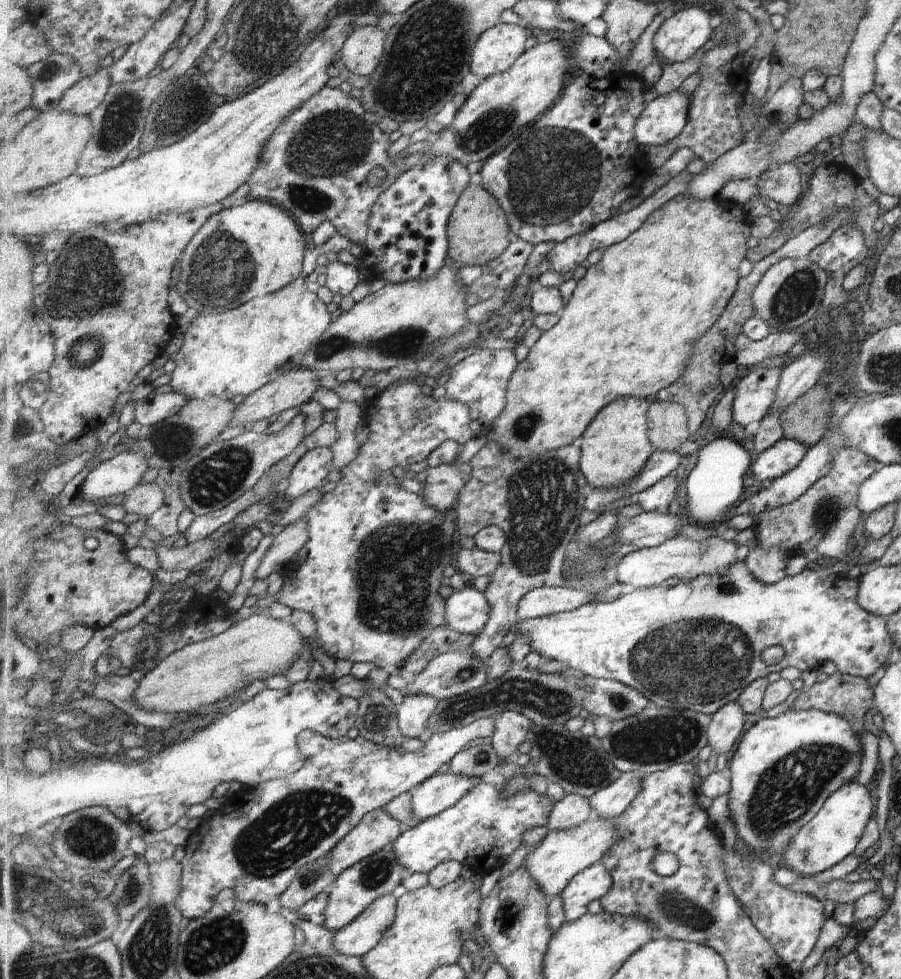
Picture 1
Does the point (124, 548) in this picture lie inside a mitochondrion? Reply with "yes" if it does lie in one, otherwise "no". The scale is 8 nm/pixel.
no

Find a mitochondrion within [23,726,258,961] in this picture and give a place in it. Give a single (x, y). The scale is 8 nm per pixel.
(91, 838)

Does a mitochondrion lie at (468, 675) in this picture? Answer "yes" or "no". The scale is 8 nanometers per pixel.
yes

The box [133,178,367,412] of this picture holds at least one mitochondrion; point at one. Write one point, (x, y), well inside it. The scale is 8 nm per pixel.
(222, 267)

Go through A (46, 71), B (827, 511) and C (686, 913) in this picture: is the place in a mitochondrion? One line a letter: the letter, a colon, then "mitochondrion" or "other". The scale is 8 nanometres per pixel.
A: mitochondrion
B: mitochondrion
C: mitochondrion

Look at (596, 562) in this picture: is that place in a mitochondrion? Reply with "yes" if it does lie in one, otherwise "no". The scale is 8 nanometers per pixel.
yes

